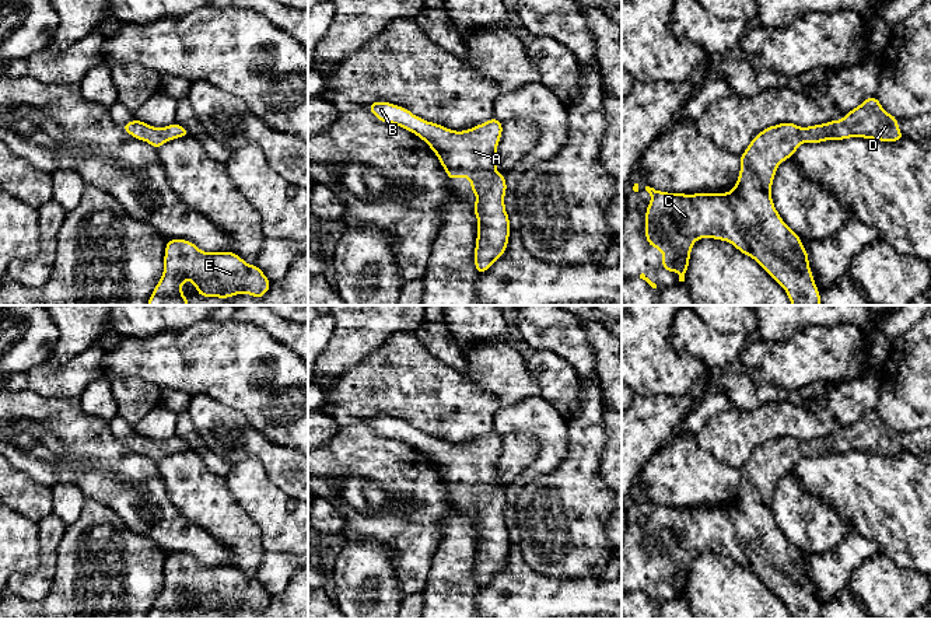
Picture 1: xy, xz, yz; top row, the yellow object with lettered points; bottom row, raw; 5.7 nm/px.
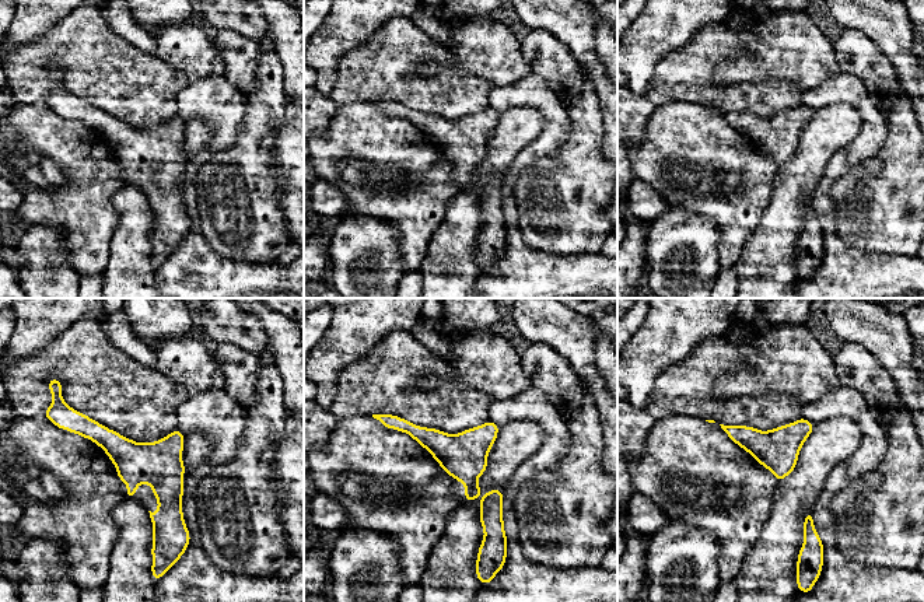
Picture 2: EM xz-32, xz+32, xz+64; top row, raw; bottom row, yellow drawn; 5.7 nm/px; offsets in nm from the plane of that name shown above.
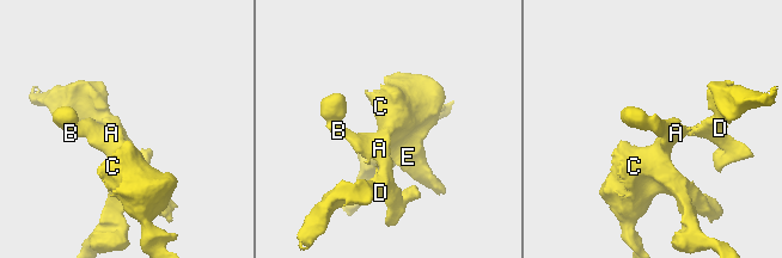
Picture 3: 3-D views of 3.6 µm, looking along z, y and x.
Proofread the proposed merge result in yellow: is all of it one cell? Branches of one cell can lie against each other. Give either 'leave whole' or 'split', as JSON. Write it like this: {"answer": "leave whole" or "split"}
{"answer": "leave whole"}

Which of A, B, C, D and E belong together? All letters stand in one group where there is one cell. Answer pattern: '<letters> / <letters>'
A B C D E

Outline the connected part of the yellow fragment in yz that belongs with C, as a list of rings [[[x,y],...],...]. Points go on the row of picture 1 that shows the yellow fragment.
[[[868,97],[841,120],[799,127],[784,122],[757,133],[743,154],[739,155],[741,171],[732,190],[727,193],[668,193],[645,186],[651,203],[645,207],[645,241],[662,251],[662,269],[678,272],[685,281],[690,251],[696,239],[713,238],[731,242],[739,252],[755,259],[787,293],[792,305],[820,305],[820,293],[815,284],[808,251],[781,218],[771,199],[771,185],[778,165],[791,158],[805,143],[862,137],[879,141],[900,141],[904,136],[897,118],[888,113],[876,97]]]

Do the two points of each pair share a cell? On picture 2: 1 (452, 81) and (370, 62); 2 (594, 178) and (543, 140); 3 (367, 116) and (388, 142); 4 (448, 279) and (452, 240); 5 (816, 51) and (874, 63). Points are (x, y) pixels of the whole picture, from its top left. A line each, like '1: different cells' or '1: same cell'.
1: same cell
2: different cells
3: same cell
4: same cell
5: different cells

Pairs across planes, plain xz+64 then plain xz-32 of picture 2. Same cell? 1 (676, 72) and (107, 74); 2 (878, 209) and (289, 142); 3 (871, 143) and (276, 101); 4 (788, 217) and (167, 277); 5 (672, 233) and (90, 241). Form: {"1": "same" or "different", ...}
{"1": "same", "2": "different", "3": "different", "4": "different", "5": "different"}

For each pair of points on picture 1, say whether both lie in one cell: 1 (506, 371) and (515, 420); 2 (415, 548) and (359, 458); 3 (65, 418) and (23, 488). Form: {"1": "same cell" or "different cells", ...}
{"1": "different cells", "2": "same cell", "3": "different cells"}

